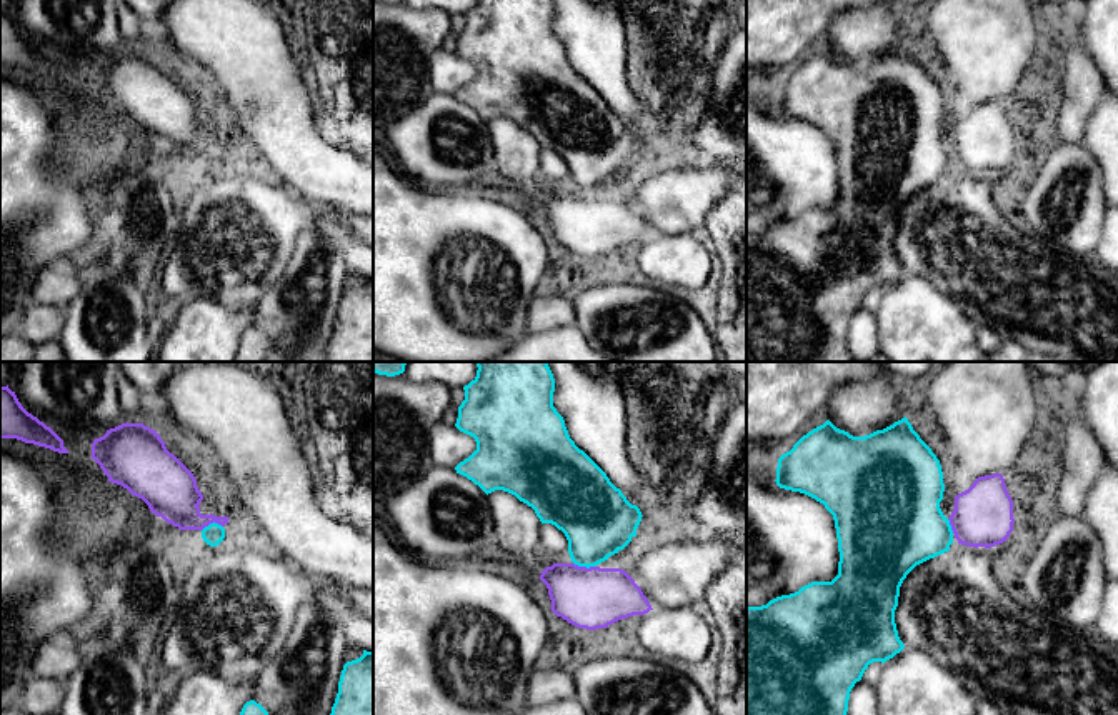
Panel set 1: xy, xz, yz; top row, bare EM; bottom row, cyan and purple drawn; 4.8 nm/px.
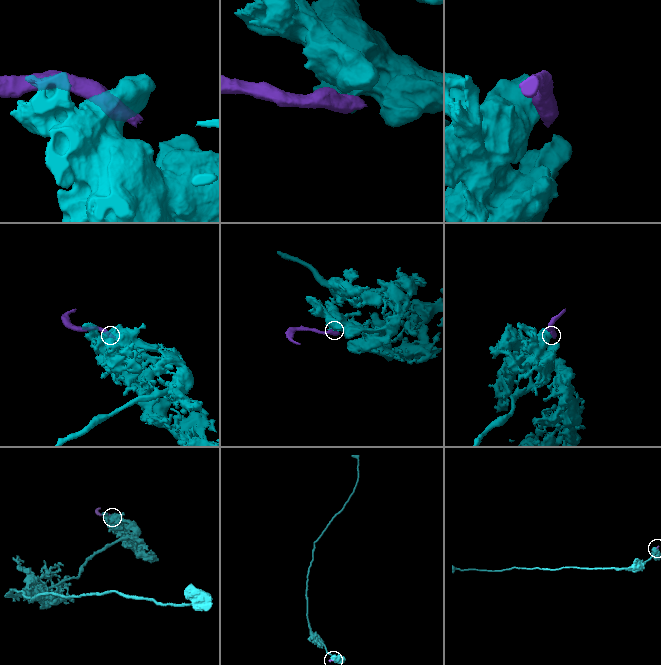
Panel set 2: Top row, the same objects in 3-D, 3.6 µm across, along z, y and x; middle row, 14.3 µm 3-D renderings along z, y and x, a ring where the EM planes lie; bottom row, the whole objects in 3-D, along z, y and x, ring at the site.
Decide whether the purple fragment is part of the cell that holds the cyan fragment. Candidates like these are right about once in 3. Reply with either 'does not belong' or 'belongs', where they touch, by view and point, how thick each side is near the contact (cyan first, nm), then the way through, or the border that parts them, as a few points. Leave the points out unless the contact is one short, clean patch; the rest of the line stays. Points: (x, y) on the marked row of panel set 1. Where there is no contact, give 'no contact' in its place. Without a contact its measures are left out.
does not belong; contact xz (585, 565); calibres 340 and 300 nm; border xz (573, 562), (583, 567), (595, 567)

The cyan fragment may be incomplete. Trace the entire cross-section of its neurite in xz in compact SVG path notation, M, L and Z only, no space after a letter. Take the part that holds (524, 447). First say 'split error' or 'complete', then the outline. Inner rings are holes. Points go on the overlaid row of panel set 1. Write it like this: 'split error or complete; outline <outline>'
complete; outline M477 362L477 377L463 387L465 400L458 407L455 427L473 437L477 450L455 470L478 485L487 495L503 490L532 507L542 523L552 523L568 540L568 553L578 567L596 567L623 550L641 522L641 512L631 505L606 473L570 438L563 417L553 407L555 378L547 362Z

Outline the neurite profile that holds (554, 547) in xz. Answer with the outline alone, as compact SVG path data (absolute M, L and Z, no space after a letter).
M552 523L540 525L540 557L545 562L561 562L568 558L568 540L561 530Z

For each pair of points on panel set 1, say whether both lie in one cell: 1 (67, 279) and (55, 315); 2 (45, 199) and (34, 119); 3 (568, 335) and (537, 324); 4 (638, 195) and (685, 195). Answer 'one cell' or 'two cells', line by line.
1: one cell
2: one cell
3: two cells
4: one cell

